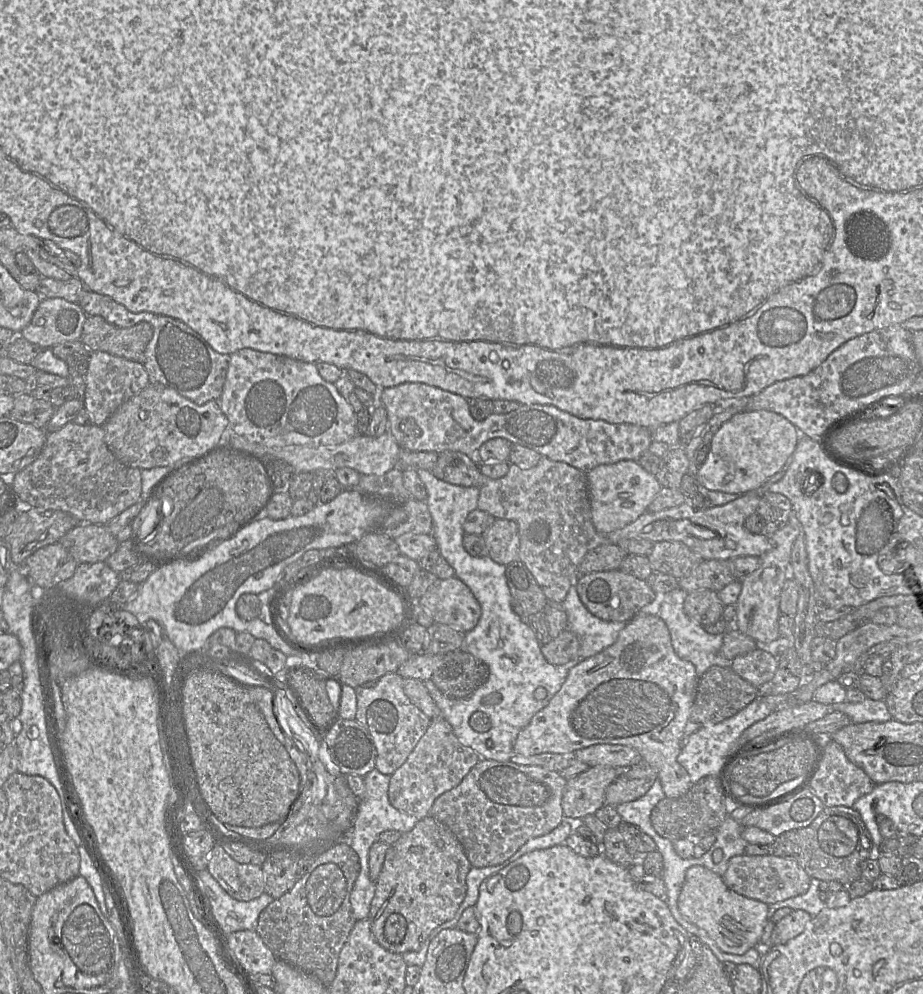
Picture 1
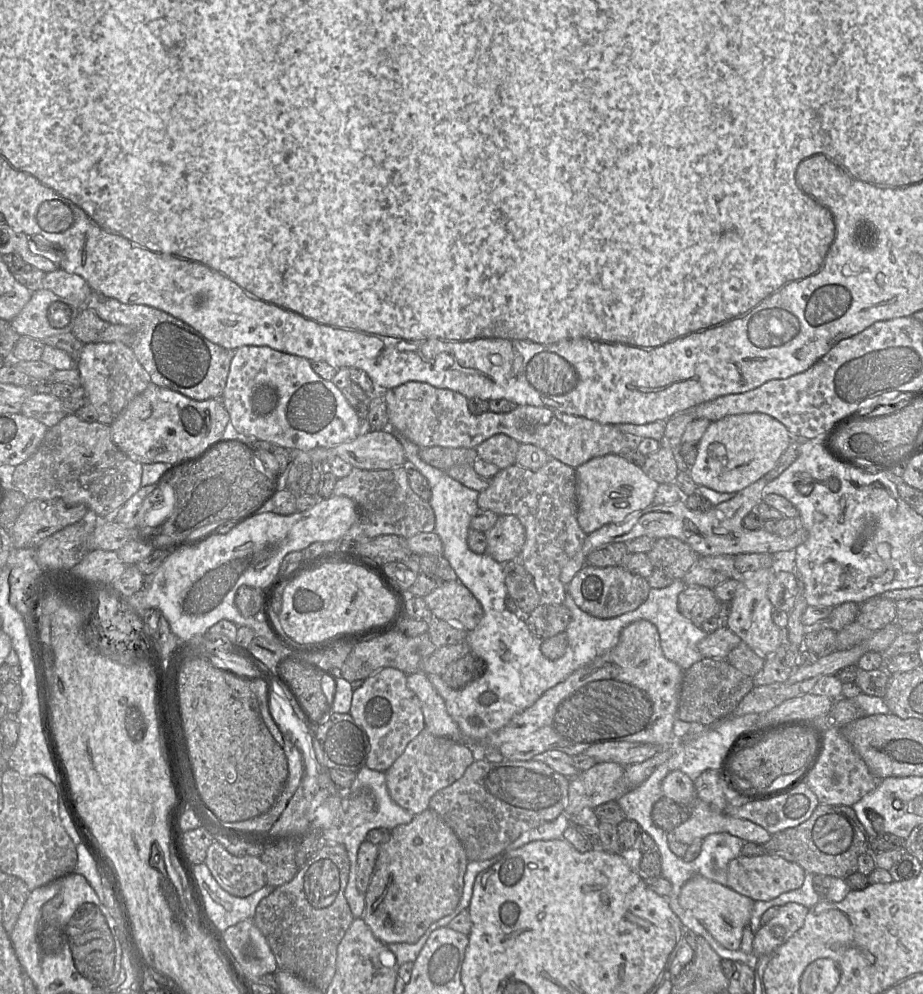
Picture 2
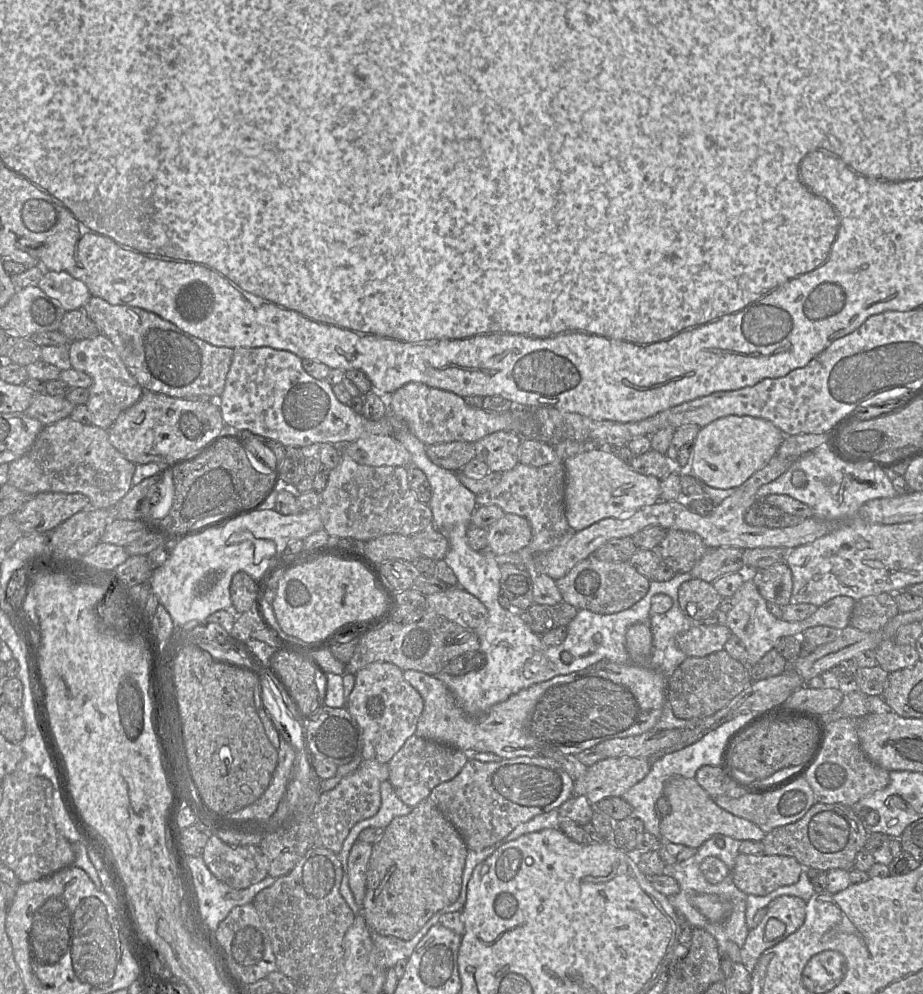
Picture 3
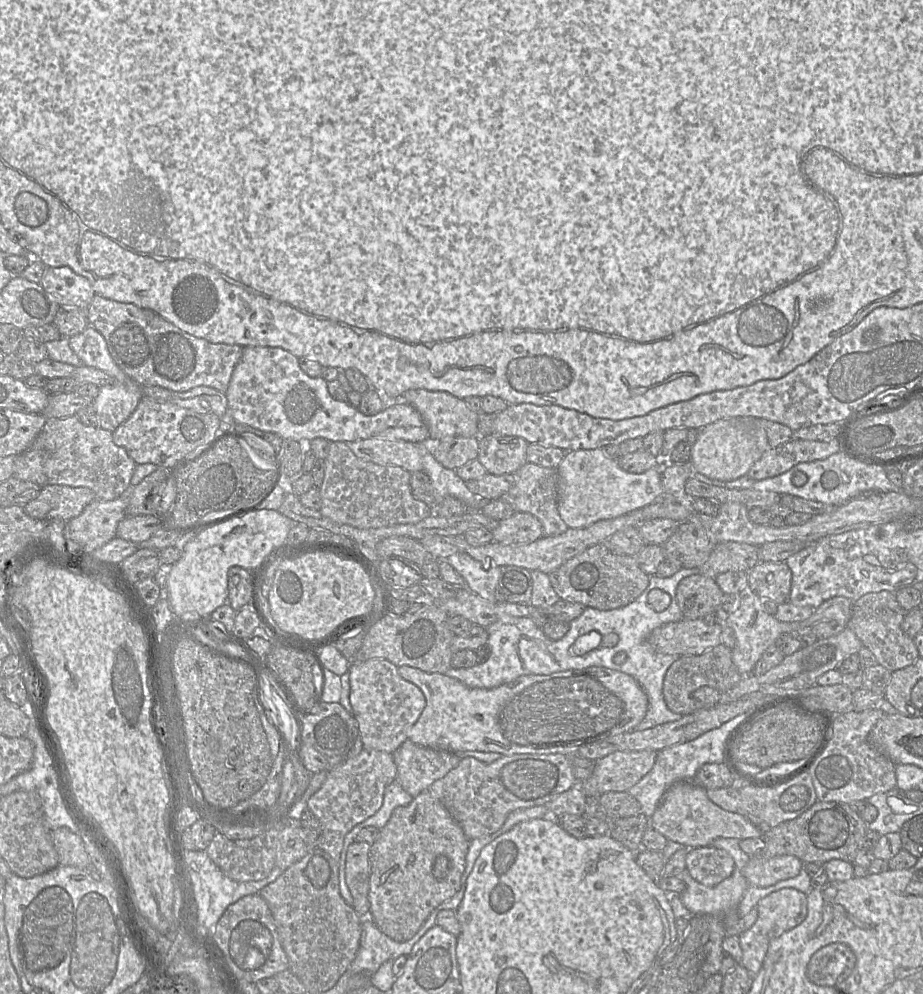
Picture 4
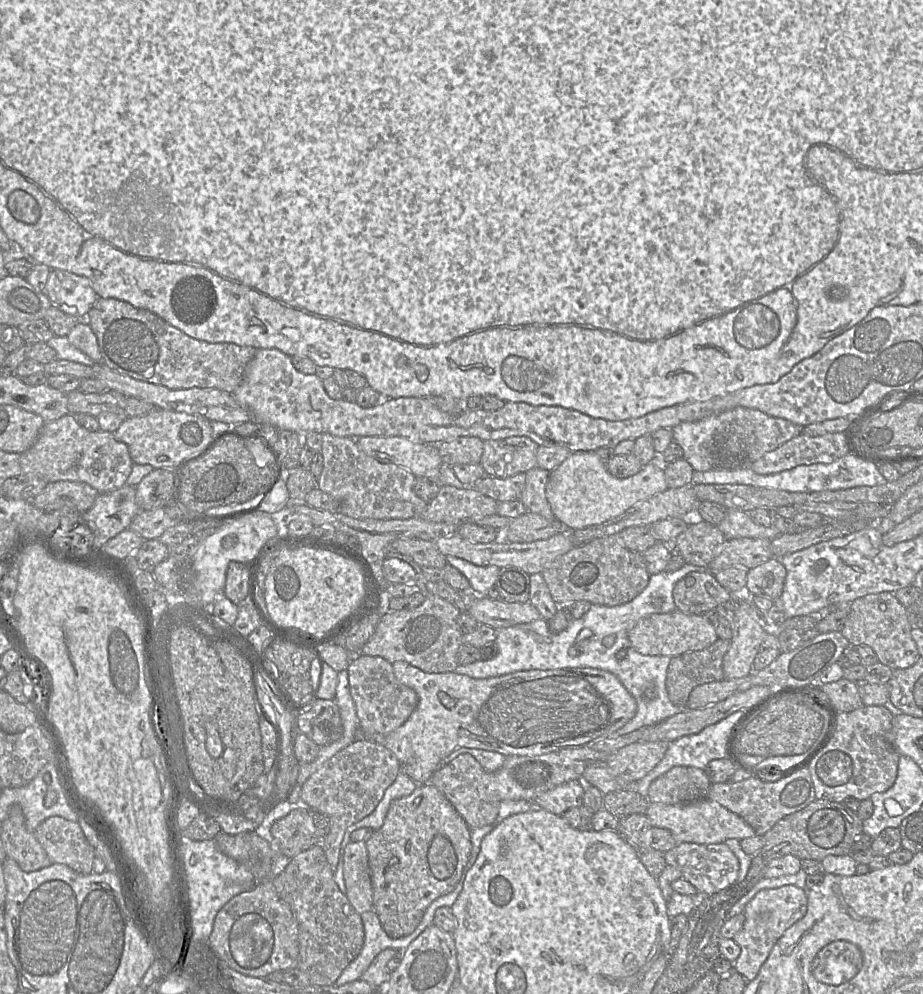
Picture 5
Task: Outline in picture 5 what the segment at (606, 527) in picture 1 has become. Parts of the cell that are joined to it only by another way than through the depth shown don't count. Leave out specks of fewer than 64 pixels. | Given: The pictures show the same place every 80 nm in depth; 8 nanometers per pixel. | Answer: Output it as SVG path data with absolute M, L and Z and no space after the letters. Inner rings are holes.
M573 452L550 472L546 497L555 518L565 529L574 531L606 522L666 489L664 466L659 461L643 466L631 477L620 479L609 473L597 453Z

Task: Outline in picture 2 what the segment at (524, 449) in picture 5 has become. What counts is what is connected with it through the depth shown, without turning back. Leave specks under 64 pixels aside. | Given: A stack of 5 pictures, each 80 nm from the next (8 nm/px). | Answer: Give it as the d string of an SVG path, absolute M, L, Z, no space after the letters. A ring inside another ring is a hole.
M496 434L479 444L475 450L478 458L505 469L516 463L520 443L506 434Z

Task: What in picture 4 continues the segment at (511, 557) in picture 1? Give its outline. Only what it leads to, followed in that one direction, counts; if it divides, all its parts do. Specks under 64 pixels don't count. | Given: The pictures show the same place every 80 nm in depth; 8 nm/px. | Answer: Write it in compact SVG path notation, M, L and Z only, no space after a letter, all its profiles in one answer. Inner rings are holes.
M516 512L499 521L492 534L494 542L502 545L526 545L543 537L543 527L532 514Z

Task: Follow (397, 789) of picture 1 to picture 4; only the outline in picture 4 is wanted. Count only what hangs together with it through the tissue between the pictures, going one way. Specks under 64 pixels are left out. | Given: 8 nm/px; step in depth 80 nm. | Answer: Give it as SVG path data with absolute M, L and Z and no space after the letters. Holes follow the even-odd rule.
M408 739L393 753L393 759L397 768L396 781L413 798L429 790L436 780L443 778L461 760L455 753L422 746Z

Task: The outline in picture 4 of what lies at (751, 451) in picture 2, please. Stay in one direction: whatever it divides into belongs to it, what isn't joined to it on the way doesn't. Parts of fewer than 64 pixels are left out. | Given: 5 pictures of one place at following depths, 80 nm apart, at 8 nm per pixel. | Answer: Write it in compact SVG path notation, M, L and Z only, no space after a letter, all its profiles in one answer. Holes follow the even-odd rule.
M732 417L710 423L697 430L691 447L690 466L711 479L731 481L747 475L752 465L769 450L765 429L757 417Z

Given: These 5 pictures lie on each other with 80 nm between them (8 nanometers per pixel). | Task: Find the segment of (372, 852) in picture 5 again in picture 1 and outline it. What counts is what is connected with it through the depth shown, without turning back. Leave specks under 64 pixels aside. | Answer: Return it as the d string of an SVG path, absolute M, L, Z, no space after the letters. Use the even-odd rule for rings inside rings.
M430 815L419 820L411 831L402 833L386 853L383 867L375 882L376 890L368 917L377 942L386 950L397 954L419 950L435 928L455 916L465 899L466 877L472 867L453 832Z

